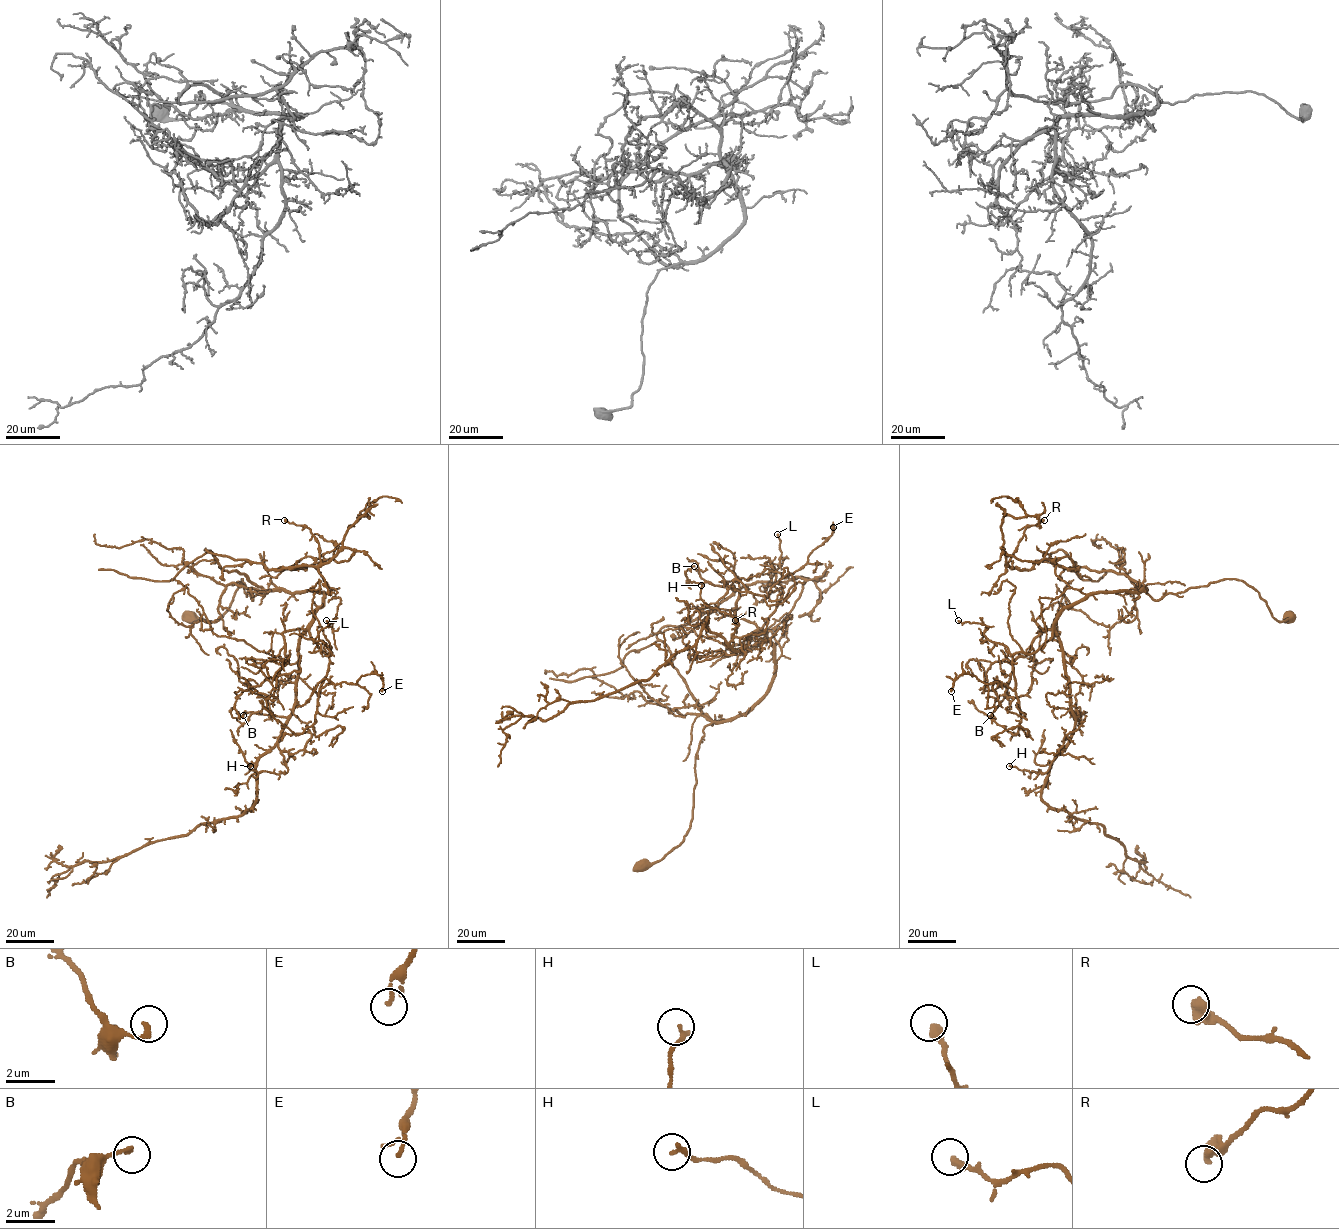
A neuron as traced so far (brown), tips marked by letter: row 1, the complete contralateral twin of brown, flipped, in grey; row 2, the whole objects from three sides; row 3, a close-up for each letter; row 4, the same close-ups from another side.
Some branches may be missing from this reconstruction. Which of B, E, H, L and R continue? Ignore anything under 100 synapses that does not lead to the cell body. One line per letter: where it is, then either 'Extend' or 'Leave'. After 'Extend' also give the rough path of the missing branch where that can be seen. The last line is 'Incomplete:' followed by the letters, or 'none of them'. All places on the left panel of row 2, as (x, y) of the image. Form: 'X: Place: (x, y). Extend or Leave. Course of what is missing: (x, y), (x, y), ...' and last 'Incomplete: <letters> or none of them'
B: Place: (243, 715). Leave
E: Place: (382, 691). Leave
H: Place: (250, 766). Leave
L: Place: (326, 620). Leave
R: Place: (284, 520). Leave
Incomplete: none of them

